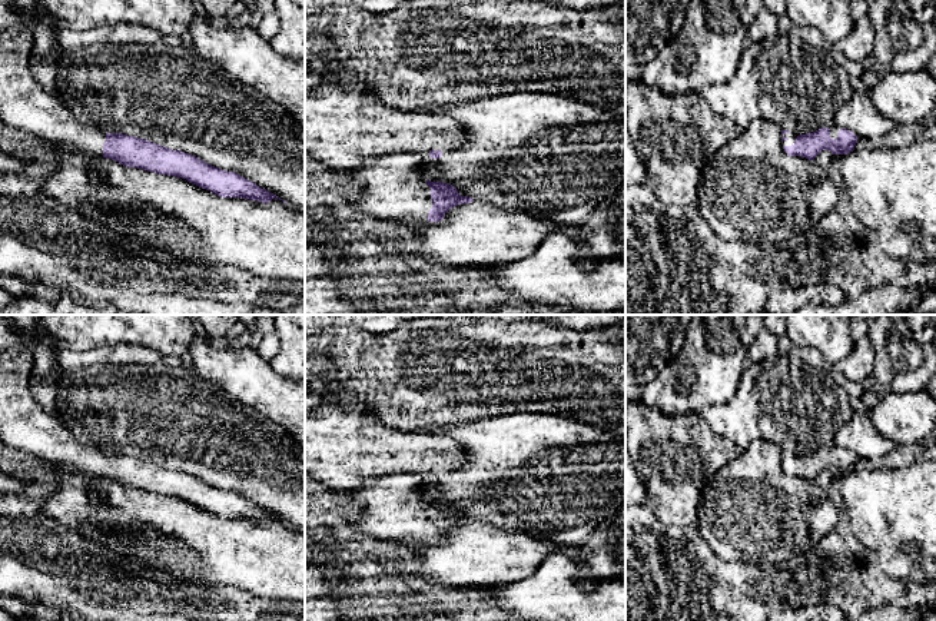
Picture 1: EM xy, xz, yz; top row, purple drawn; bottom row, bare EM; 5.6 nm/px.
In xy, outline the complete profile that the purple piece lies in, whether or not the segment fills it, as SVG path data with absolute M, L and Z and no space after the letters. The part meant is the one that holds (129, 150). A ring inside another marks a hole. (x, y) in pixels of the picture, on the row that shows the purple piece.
M0 29L0 129L27 132L73 152L103 156L127 167L182 177L220 197L262 203L282 200L243 176L182 150L123 133L104 133L83 123L62 96L49 93L33 77L29 67L33 41L30 29Z

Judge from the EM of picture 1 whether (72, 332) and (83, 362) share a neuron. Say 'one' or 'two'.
two

